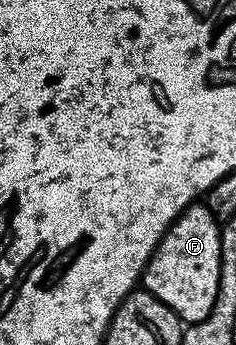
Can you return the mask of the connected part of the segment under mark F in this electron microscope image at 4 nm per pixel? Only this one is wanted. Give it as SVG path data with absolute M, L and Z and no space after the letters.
M197 202L184 209L182 215L166 230L166 234L158 242L150 262L144 268L143 287L154 294L174 314L180 316L185 325L197 324L214 306L214 298L218 294L218 274L220 273L220 224L210 214L207 203Z

